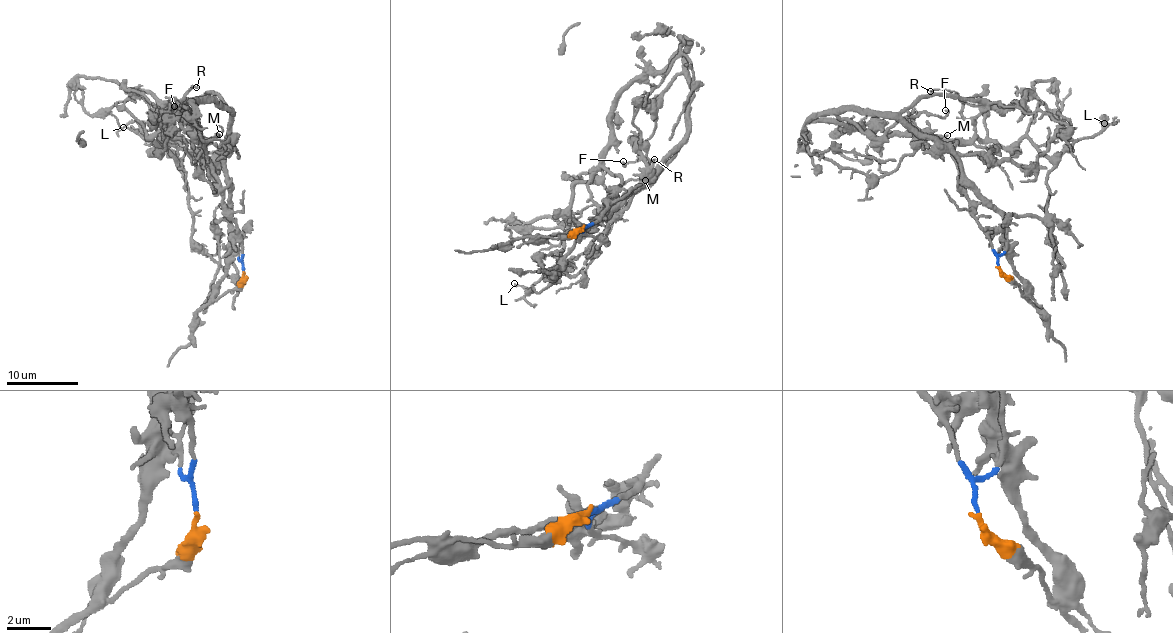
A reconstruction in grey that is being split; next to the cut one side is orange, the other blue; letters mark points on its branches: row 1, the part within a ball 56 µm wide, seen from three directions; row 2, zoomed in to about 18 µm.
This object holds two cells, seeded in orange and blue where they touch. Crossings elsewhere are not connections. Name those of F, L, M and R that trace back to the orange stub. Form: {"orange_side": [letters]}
{"orange_side": ["F", "R"]}

